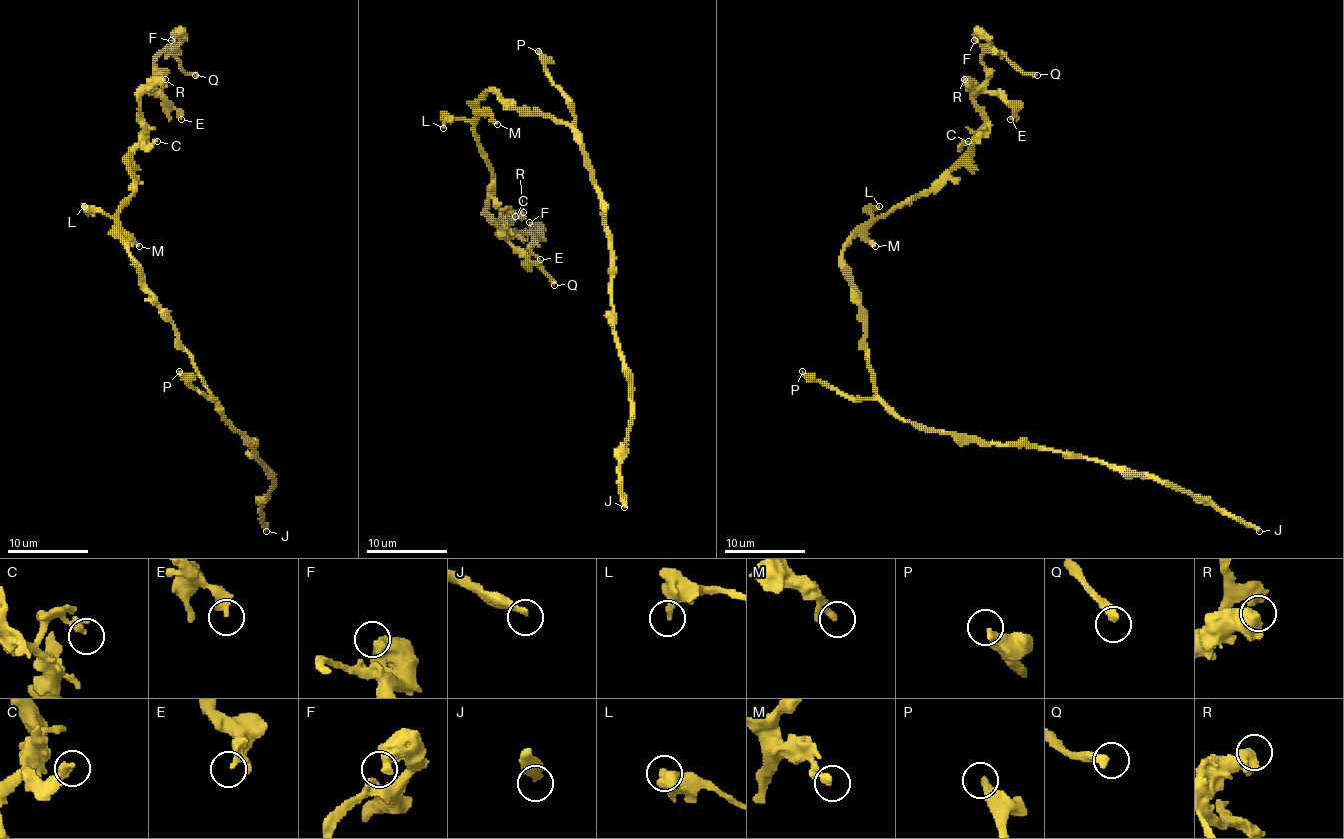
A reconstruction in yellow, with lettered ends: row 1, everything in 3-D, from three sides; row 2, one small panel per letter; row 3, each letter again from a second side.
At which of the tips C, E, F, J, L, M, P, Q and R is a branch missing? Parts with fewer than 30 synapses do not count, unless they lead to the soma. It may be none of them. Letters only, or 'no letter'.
P

